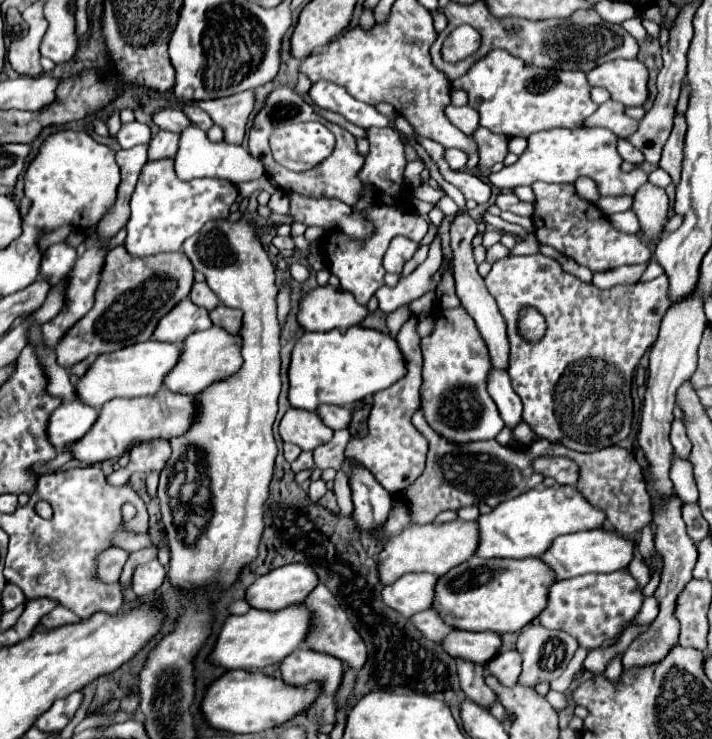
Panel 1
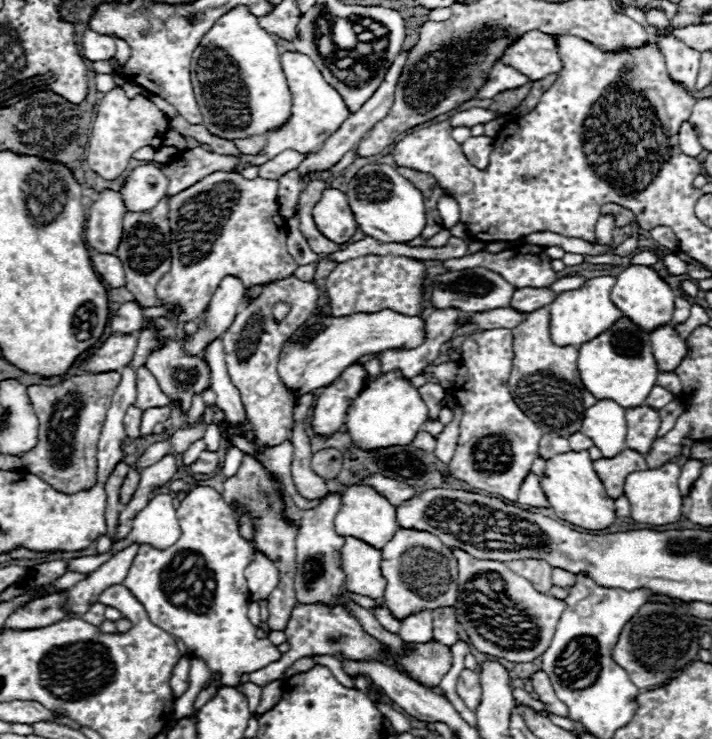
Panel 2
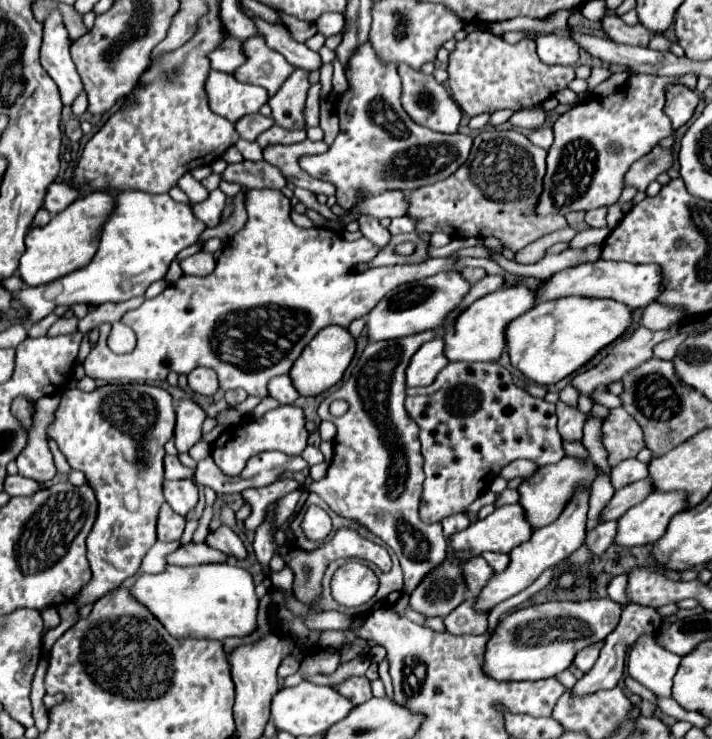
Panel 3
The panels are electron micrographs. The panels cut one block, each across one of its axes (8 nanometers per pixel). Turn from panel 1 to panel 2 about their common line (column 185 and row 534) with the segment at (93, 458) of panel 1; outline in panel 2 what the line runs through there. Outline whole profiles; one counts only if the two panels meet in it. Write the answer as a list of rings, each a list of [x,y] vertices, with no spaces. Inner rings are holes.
[[[398,528],[394,538],[382,548],[382,570],[386,578],[384,606],[400,620],[418,612],[422,606],[454,606],[458,598],[458,562],[448,546],[424,530]]]

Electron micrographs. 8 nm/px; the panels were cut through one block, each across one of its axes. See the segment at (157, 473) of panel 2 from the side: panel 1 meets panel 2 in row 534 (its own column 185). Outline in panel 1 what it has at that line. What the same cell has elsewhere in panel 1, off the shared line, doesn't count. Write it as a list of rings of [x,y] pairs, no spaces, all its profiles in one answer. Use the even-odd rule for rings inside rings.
[[[180,108],[156,112],[156,114],[152,116],[152,120],[158,124],[158,128],[170,130],[170,132],[182,132],[182,130],[190,124],[190,120],[186,118],[186,114],[184,114]]]

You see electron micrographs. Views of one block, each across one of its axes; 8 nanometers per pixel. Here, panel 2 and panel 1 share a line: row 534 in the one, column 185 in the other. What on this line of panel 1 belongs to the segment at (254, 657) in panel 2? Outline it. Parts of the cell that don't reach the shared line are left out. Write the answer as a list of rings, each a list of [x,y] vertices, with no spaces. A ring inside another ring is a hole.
[[[162,158],[162,160],[154,160],[154,162],[146,162],[142,172],[140,172],[140,180],[138,186],[132,194],[130,206],[132,206],[132,216],[126,224],[126,240],[124,240],[124,248],[128,252],[132,252],[132,256],[142,258],[142,256],[154,256],[160,252],[178,252],[184,244],[186,238],[194,236],[196,232],[200,232],[200,228],[210,222],[210,220],[218,220],[218,218],[228,218],[230,214],[230,206],[234,204],[238,196],[238,190],[232,182],[228,180],[220,180],[220,178],[194,178],[194,180],[180,180],[174,172],[174,158]]]

